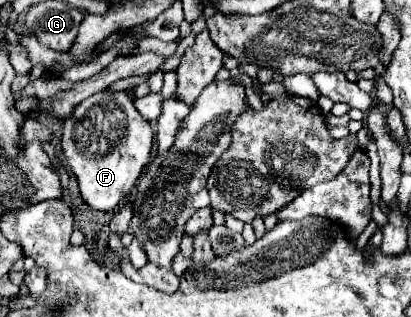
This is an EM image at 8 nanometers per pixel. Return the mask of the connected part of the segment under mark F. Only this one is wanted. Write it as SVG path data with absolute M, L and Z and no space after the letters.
M105 89L79 103L73 115L63 123L63 155L77 175L81 197L99 211L115 211L133 191L143 167L149 163L153 129L133 105L131 91Z

